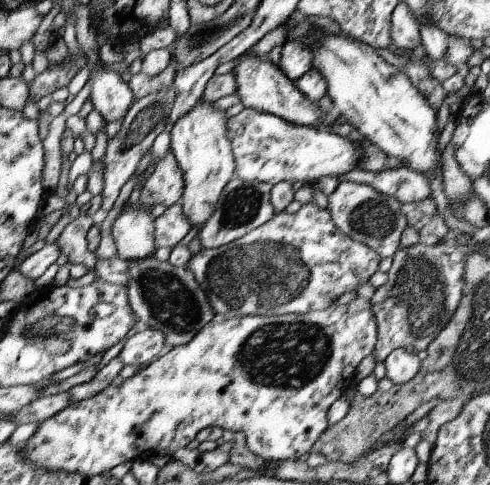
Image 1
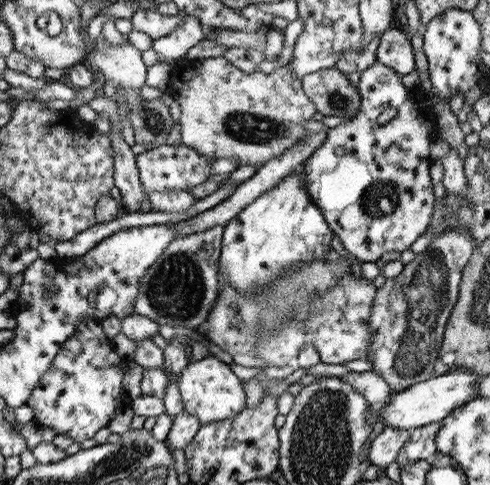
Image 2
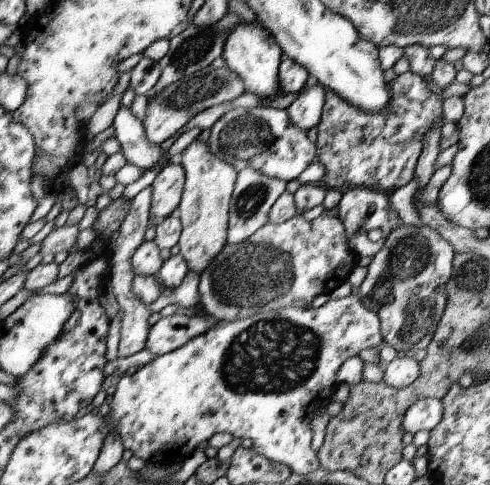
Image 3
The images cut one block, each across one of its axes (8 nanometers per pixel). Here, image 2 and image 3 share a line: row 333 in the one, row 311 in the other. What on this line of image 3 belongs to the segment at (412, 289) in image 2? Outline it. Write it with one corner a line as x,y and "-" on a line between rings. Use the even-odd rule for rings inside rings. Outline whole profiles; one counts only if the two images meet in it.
399,226
389,232
385,246
371,258
371,262
367,264
367,276
357,288
357,296
363,302
363,306
375,312
375,316
379,318
383,346
395,348
397,354
413,354
417,348
429,346
447,304
445,286
453,276
453,258
455,258
453,246
429,226
421,226
421,228

